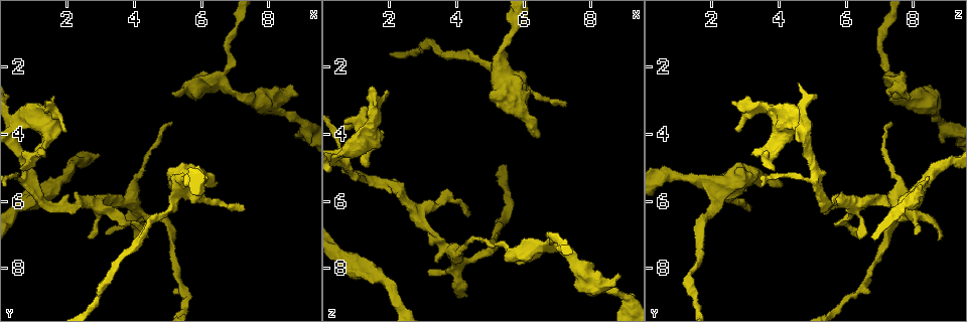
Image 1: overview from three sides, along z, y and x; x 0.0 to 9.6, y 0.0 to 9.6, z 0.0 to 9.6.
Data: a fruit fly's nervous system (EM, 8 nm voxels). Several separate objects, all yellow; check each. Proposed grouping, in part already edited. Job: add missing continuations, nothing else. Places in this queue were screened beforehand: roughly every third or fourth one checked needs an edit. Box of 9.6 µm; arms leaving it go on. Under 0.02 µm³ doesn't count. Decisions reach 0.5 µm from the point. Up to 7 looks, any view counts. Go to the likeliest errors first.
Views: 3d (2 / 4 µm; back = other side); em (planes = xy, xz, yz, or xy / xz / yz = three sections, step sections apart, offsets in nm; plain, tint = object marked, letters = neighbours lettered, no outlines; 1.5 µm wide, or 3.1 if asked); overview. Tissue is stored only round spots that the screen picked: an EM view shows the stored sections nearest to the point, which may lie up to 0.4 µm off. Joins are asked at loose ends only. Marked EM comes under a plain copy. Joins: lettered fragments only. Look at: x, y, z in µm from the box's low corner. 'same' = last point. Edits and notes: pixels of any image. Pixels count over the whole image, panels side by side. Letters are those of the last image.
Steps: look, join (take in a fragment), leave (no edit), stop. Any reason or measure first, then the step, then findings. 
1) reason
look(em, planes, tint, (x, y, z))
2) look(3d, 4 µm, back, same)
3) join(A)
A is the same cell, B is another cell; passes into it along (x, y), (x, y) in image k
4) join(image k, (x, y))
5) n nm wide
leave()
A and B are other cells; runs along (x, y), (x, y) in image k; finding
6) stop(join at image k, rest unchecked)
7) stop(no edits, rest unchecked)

an open end
look(em, xy, step 4, letters, (6.40, 5.45, 4.10))

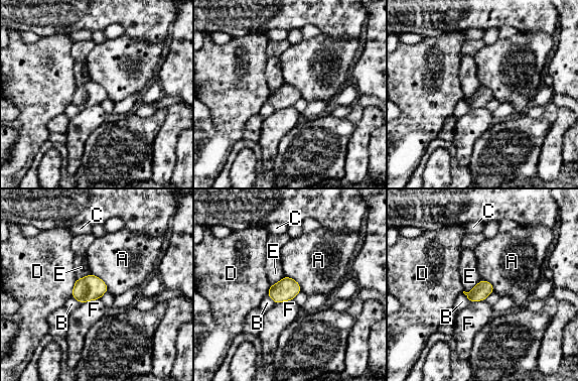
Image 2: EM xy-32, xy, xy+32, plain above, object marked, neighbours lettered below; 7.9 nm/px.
140 nm wide; A touches over 220 nm
leave()
A, B, C, D, E and F are other cells; none of them fits

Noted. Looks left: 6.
look(em, planes, tint, (8.75, 2.90, 8.20))

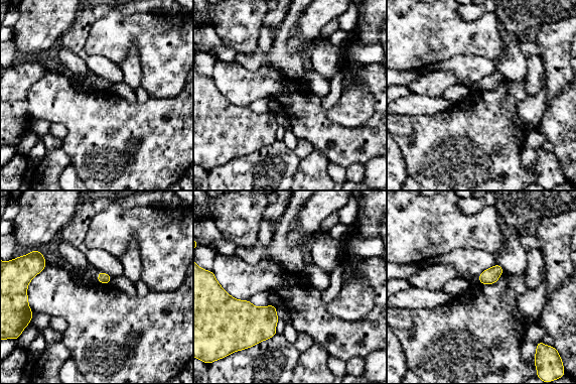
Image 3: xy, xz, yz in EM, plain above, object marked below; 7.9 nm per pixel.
see the neighbours
look(em, planes, letters, same)

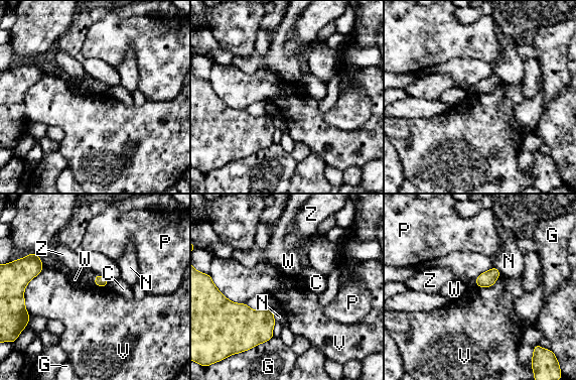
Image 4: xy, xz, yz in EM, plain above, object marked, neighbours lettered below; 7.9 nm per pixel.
leave()
C, G, N, P, V, W and Z are other cells; border along (218, 288), (229, 299), (245, 303) in image 4; none of them fits

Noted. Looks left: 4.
branch stops here
look(3d, 2 µm, (0.70, 5.10, 3.85))

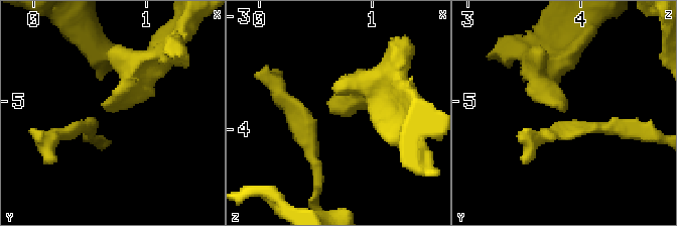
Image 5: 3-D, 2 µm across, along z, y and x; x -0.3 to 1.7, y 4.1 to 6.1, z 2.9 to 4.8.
need the tissue
look(em, planes, letters, (0.64, 5.06, 3.86))

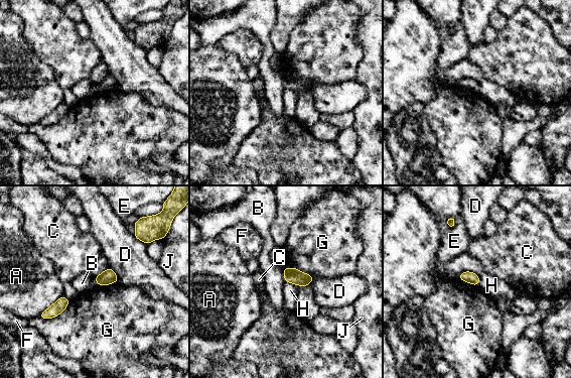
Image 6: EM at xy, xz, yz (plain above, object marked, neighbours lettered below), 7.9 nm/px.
leave()
A, B, C, D, E, F, G, H and J are other cells; none of them fits

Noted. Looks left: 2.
stop(no edits, rest unchecked)

